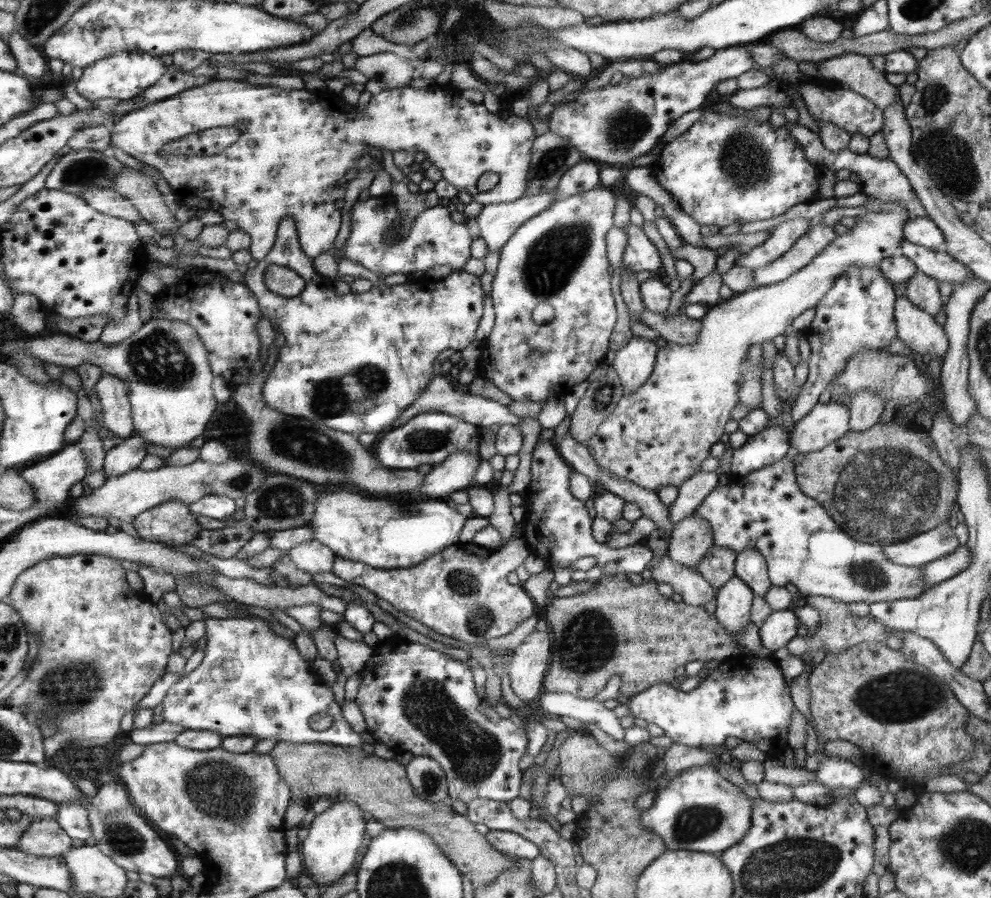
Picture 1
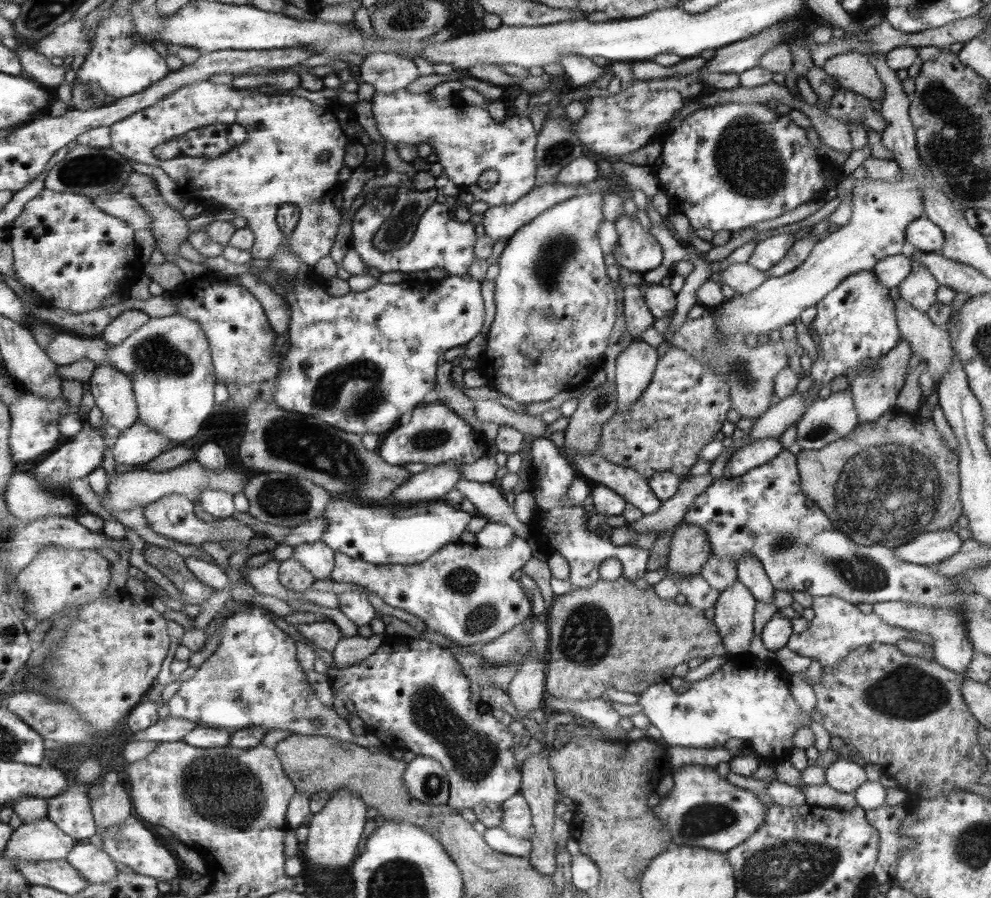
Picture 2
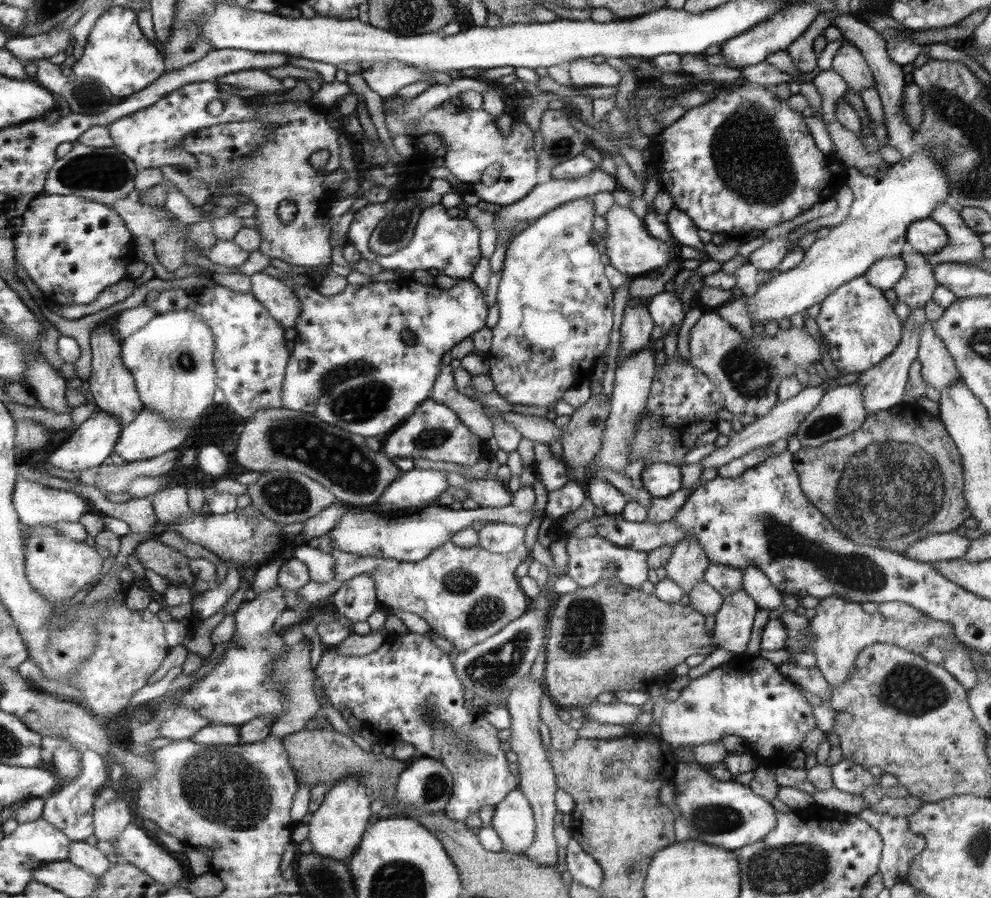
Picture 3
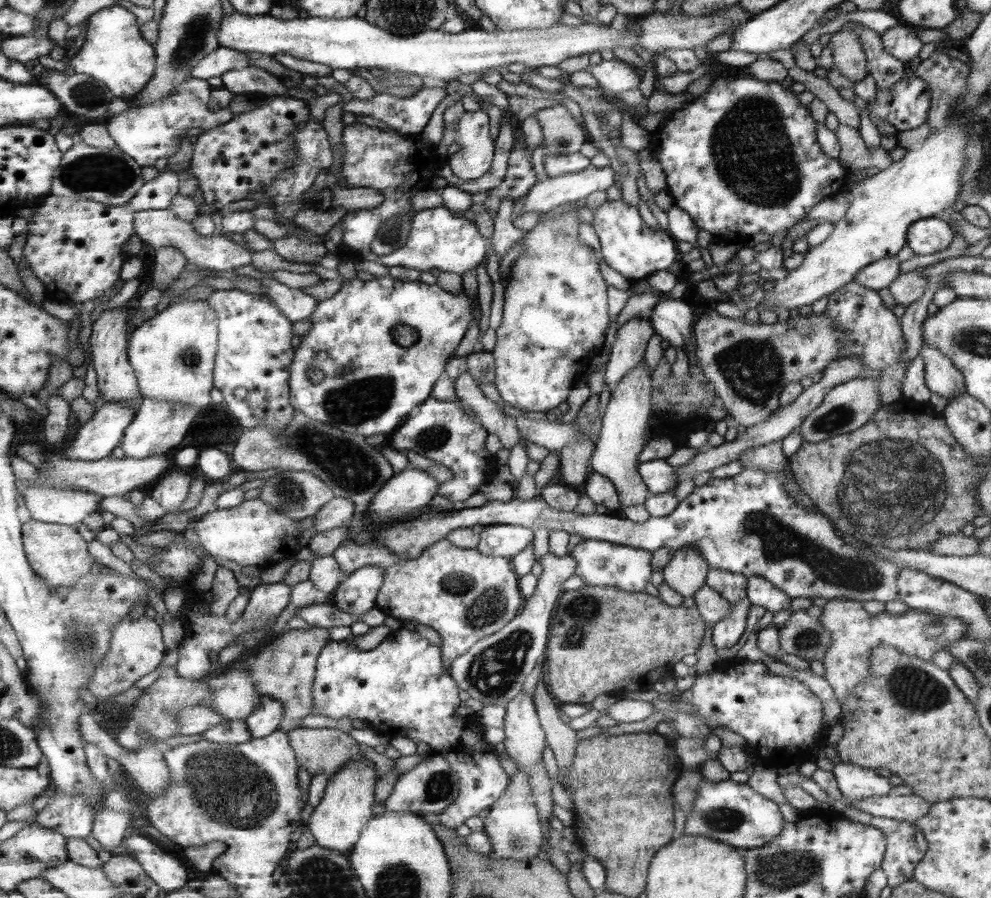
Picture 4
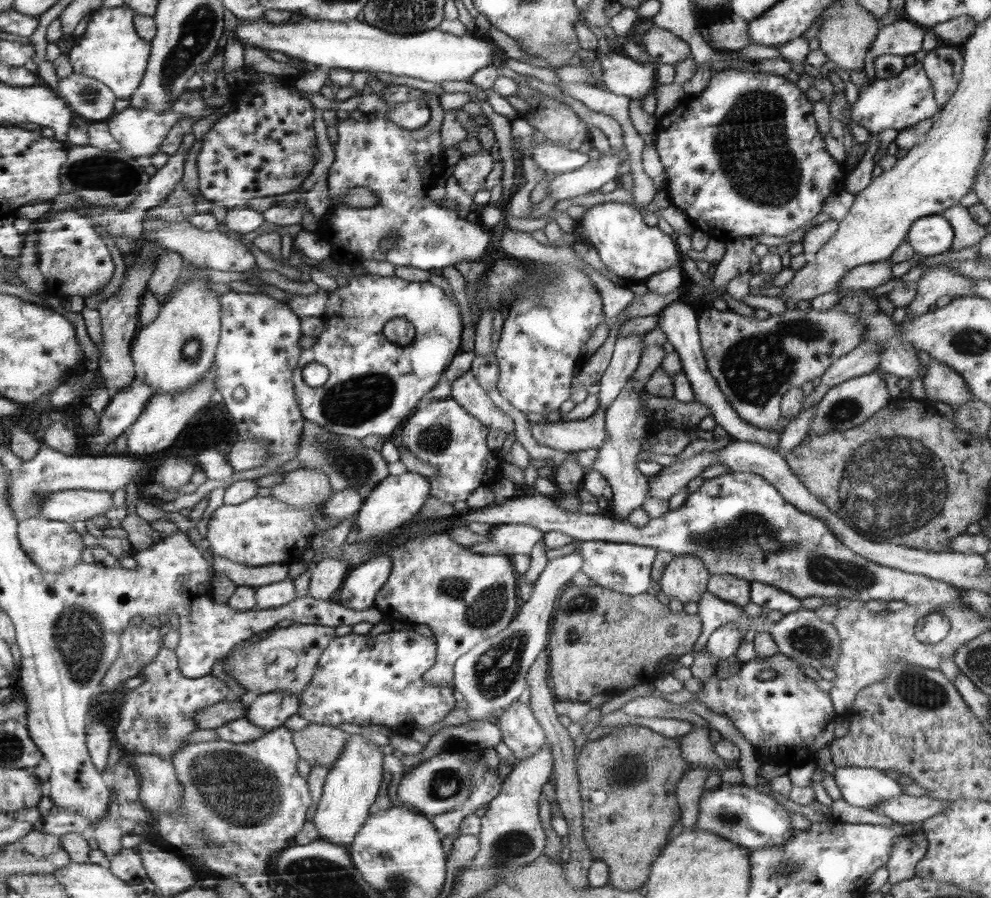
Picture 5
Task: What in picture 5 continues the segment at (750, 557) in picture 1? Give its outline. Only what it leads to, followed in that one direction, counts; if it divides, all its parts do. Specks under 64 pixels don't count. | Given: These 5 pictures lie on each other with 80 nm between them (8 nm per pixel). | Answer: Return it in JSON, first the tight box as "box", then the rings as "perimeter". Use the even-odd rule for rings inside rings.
{"box":[750,583,802,615],"perimeter":[[[750,583],[750,602],[763,607],[765,611],[776,610],[784,615],[802,609],[800,599],[764,583]]]}

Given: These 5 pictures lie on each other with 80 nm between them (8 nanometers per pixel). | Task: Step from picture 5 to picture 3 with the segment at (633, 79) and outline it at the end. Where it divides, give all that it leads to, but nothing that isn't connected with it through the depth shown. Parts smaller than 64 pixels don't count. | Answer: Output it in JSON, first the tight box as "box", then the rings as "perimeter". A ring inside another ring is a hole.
{"box":[569,59,622,88],"perimeter":[[[577,59],[570,62],[569,68],[572,85],[576,88],[620,87],[622,74],[608,63],[596,64],[591,59]]]}

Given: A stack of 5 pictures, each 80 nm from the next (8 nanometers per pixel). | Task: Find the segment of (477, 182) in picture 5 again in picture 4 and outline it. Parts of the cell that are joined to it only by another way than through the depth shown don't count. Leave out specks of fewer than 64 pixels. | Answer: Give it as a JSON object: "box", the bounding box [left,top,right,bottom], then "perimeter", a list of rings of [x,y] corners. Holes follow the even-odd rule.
{"box":[447,109,496,180],"perimeter":[[[482,109],[477,112],[464,112],[458,123],[456,123],[456,138],[454,143],[459,144],[461,149],[452,156],[448,156],[447,164],[452,168],[452,172],[460,180],[476,180],[482,178],[491,167],[496,142],[491,140],[489,117]]]}

